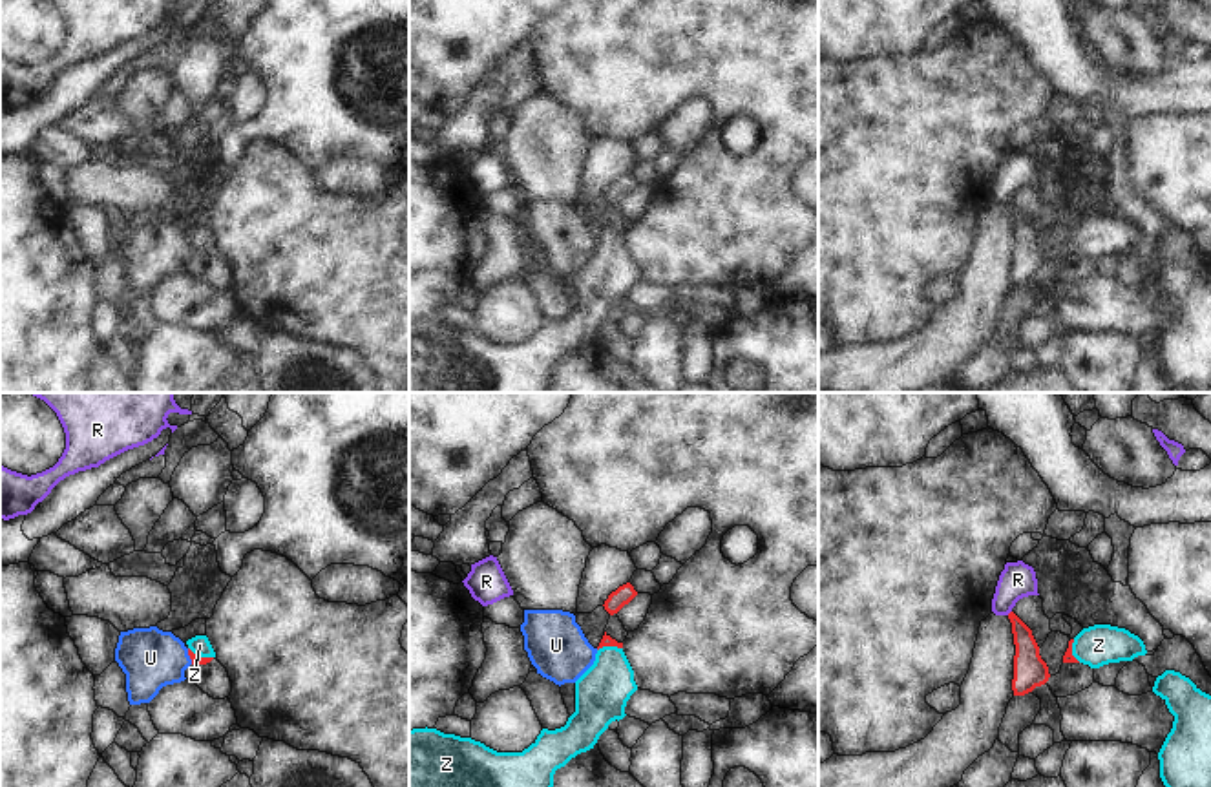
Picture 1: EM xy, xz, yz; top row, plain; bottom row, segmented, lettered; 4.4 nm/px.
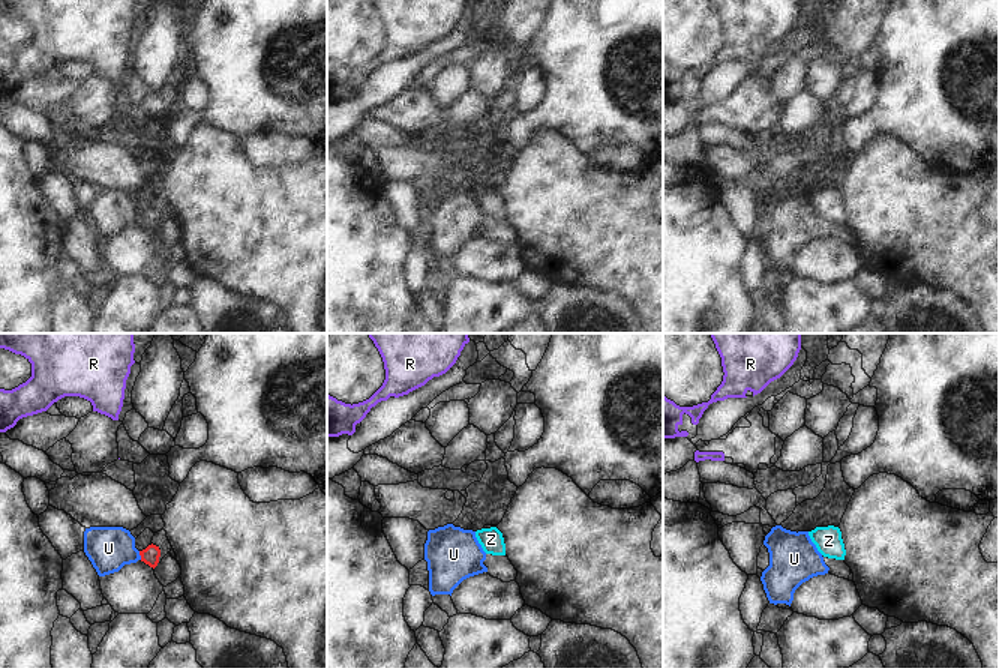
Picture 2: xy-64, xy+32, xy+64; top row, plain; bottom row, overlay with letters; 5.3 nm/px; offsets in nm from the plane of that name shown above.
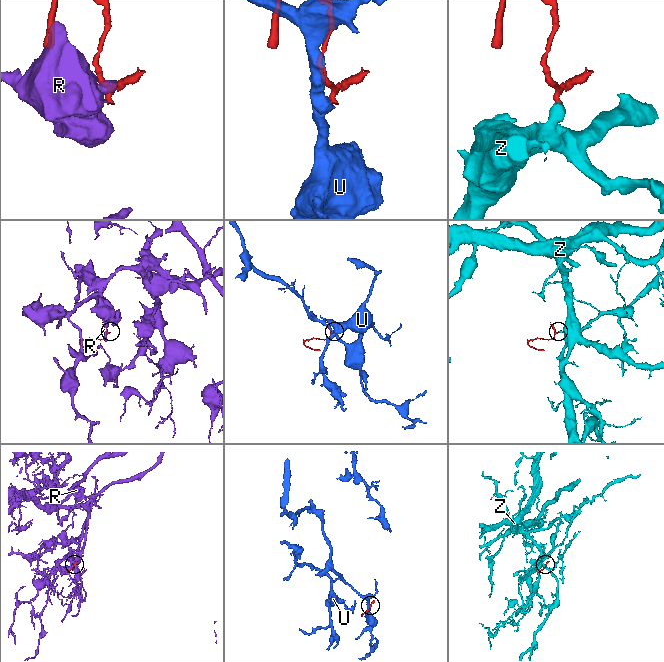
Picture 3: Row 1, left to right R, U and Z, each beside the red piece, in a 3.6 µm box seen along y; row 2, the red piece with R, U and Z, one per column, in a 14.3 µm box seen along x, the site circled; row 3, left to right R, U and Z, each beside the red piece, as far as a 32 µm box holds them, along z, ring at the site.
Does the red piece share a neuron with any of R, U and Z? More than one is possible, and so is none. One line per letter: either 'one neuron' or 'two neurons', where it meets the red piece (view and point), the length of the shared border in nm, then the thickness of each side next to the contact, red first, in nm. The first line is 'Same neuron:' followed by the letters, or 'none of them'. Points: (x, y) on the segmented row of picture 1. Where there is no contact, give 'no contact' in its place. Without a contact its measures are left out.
Same neuron: Z
R: two neurons; no contact
U: two neurons; contact xy (189, 654); length 80 nm; calibres 50 and 260 nm
Z: one neuron; contact xz (609, 645); length 110 nm; calibres 50 and 240 nm

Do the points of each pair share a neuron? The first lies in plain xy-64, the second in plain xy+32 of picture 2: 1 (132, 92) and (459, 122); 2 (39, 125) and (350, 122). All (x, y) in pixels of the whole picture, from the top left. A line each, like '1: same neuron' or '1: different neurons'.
1: same neuron
2: different neurons

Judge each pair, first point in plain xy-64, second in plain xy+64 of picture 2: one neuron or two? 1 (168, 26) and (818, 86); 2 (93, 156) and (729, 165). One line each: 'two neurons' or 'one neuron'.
1: one neuron
2: one neuron

